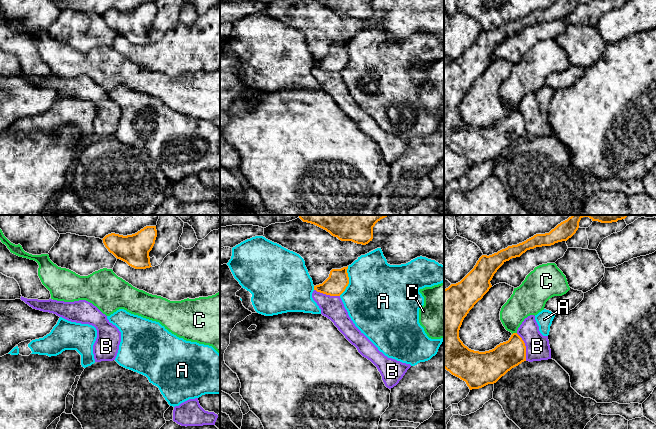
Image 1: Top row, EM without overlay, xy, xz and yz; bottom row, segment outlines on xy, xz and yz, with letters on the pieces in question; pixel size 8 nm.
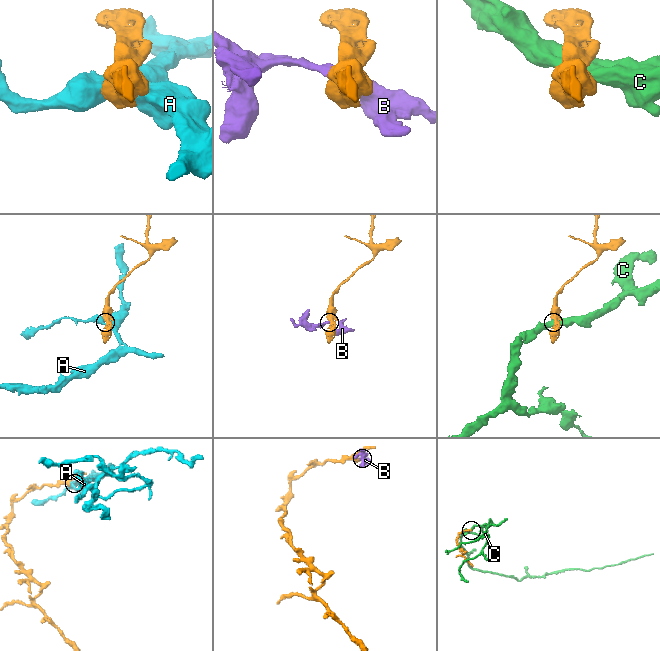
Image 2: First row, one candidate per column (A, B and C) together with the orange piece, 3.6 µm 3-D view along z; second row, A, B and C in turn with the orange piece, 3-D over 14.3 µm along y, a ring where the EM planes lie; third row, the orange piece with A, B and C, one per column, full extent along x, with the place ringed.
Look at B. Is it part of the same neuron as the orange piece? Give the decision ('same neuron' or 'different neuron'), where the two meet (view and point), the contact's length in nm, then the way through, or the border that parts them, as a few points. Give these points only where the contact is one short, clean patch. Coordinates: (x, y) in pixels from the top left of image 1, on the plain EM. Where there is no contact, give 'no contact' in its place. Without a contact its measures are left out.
different neuron | yz (525, 123) | 240 nm | along yz (516, 109), (524, 119), (526, 136)

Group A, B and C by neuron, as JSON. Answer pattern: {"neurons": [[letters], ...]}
{"neurons": [["A"], ["B"], ["C"]]}

